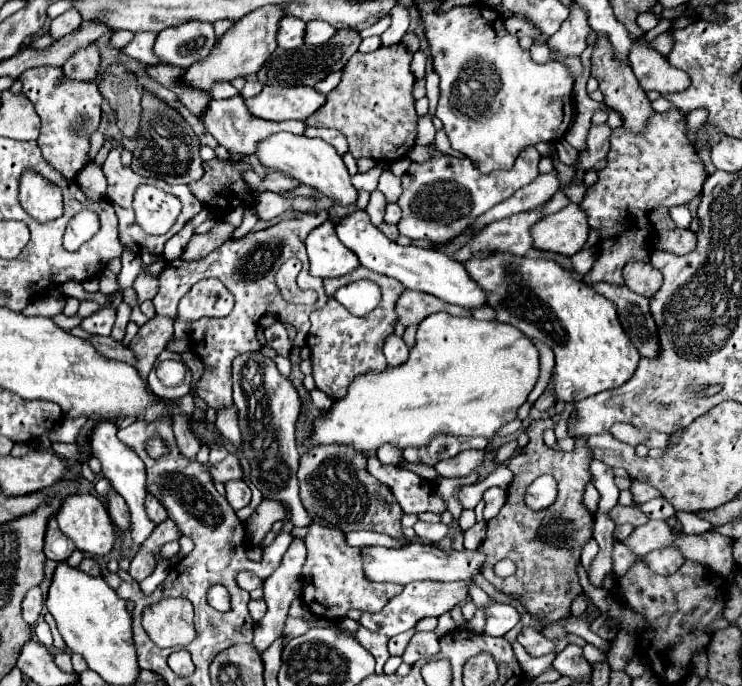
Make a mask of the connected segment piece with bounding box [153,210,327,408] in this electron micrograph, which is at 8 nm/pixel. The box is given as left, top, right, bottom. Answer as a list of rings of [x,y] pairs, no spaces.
[[[327,210],[323,212],[317,212],[317,214],[303,214],[303,218],[295,218],[295,220],[285,220],[285,222],[279,222],[267,230],[261,230],[261,232],[249,232],[247,236],[239,238],[239,240],[227,240],[225,244],[221,244],[219,248],[215,248],[209,256],[205,256],[203,260],[199,262],[193,262],[193,264],[183,264],[179,260],[173,260],[165,266],[165,270],[161,272],[159,276],[159,292],[155,294],[153,298],[153,304],[155,304],[155,310],[157,314],[161,316],[169,316],[169,318],[177,318],[177,304],[179,300],[189,292],[189,288],[193,286],[193,282],[197,278],[217,278],[221,280],[229,290],[231,294],[235,296],[235,308],[233,308],[233,314],[225,316],[225,318],[210,318],[203,317],[192,324],[191,338],[195,340],[193,342],[193,348],[199,344],[199,355],[197,352],[193,352],[200,359],[203,356],[205,360],[205,372],[198,383],[196,388],[196,394],[205,400],[211,408],[221,408],[225,404],[231,404],[231,362],[235,356],[239,356],[241,352],[249,352],[249,350],[259,350],[261,348],[261,342],[257,338],[257,328],[259,328],[259,318],[267,312],[275,312],[275,314],[283,314],[283,322],[289,322],[293,324],[299,332],[309,332],[309,314],[311,310],[315,310],[315,306],[295,306],[295,304],[289,304],[283,300],[283,296],[279,294],[279,288],[275,284],[275,274],[277,274],[277,268],[289,260],[289,258],[295,258],[295,256],[307,256],[305,252],[305,238],[307,234],[317,228],[319,224],[323,224],[327,220]]]

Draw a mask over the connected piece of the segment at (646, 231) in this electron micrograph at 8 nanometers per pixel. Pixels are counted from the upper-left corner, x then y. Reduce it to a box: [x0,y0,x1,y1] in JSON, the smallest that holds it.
[581,112,707,286]

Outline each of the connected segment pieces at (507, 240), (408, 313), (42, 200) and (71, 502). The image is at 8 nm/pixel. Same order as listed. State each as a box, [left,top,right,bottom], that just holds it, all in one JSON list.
[[453,204,545,262],[395,290,471,326],[19,172,63,222],[57,494,115,556]]

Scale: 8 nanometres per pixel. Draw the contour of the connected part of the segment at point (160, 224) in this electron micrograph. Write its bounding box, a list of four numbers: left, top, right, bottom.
[134,184,181,234]

